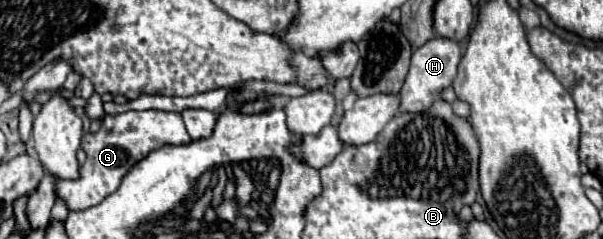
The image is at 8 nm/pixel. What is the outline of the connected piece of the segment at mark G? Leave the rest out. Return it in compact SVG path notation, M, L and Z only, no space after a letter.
M125 111L119 115L105 115L101 129L95 133L89 131L81 139L81 149L85 151L87 161L79 171L79 179L59 181L57 197L65 199L69 209L87 209L89 205L97 205L97 201L103 201L117 189L129 165L141 161L141 157L145 157L149 151L159 149L161 145L183 145L189 141L191 137L187 135L179 113Z

